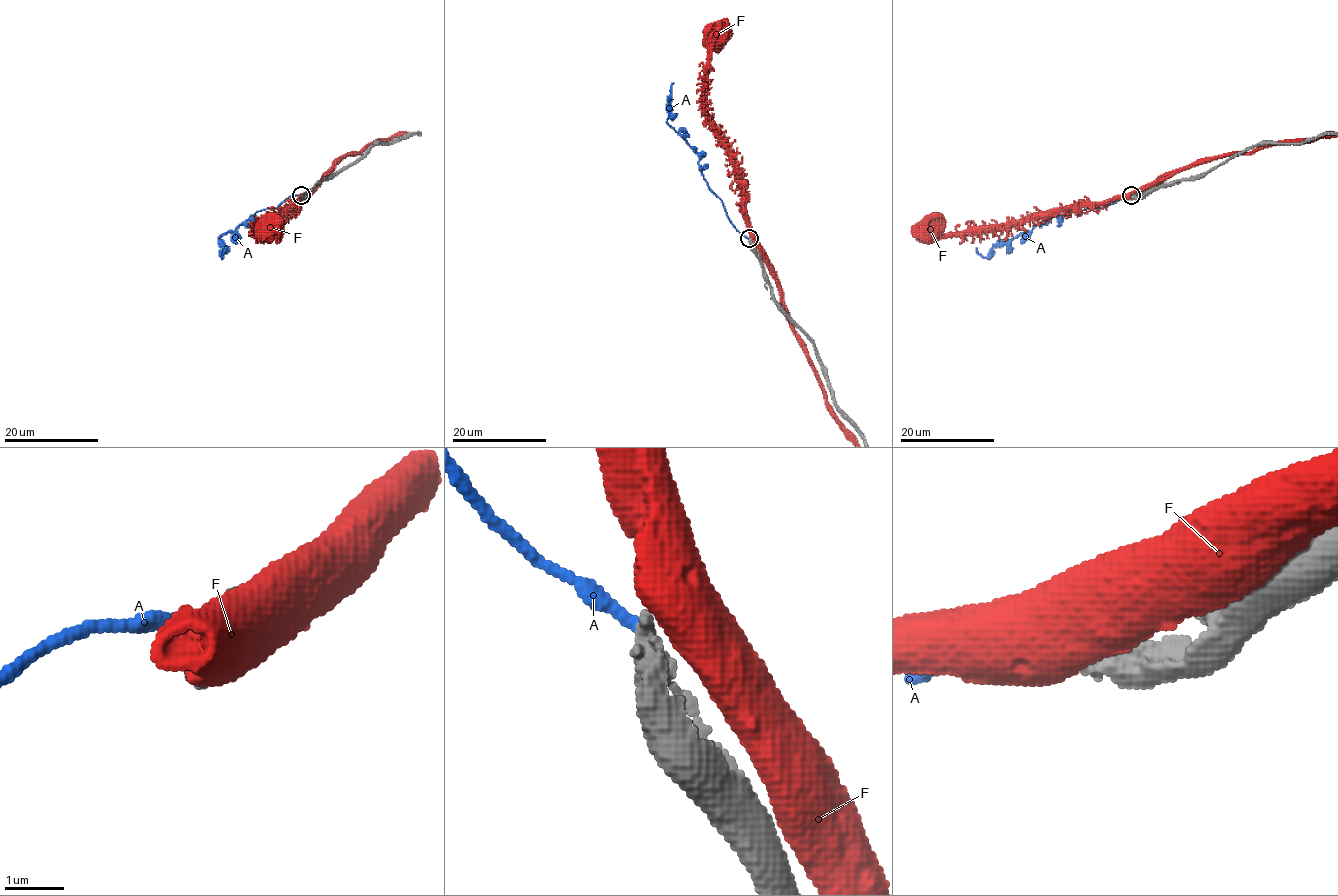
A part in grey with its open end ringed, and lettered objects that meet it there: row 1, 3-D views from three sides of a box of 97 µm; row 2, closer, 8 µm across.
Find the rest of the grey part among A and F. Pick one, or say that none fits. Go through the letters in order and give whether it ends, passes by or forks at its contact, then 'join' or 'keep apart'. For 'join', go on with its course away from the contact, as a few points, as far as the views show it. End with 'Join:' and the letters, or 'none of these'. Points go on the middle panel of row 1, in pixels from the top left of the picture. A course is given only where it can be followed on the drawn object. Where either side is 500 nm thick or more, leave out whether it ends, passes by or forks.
A: it ends; keep apart
F: keep apart
Join: none of these

